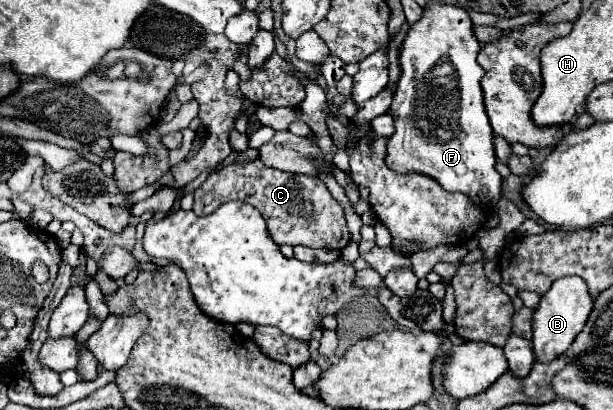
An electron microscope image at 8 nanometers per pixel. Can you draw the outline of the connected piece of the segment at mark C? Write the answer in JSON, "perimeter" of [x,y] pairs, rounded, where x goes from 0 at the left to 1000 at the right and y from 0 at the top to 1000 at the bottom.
{"perimeter":[[[424,390],[375,400],[356,420],[346,420],[336,434],[336,444],[316,468],[313,517],[320,527],[339,527],[372,488],[395,488],[421,507],[437,546],[444,585],[454,600],[496,595],[506,605],[538,605],[538,610],[561,605],[561,576],[568,576],[561,512],[542,483],[542,473],[535,468],[532,449],[522,434],[447,415],[431,405]]]}

